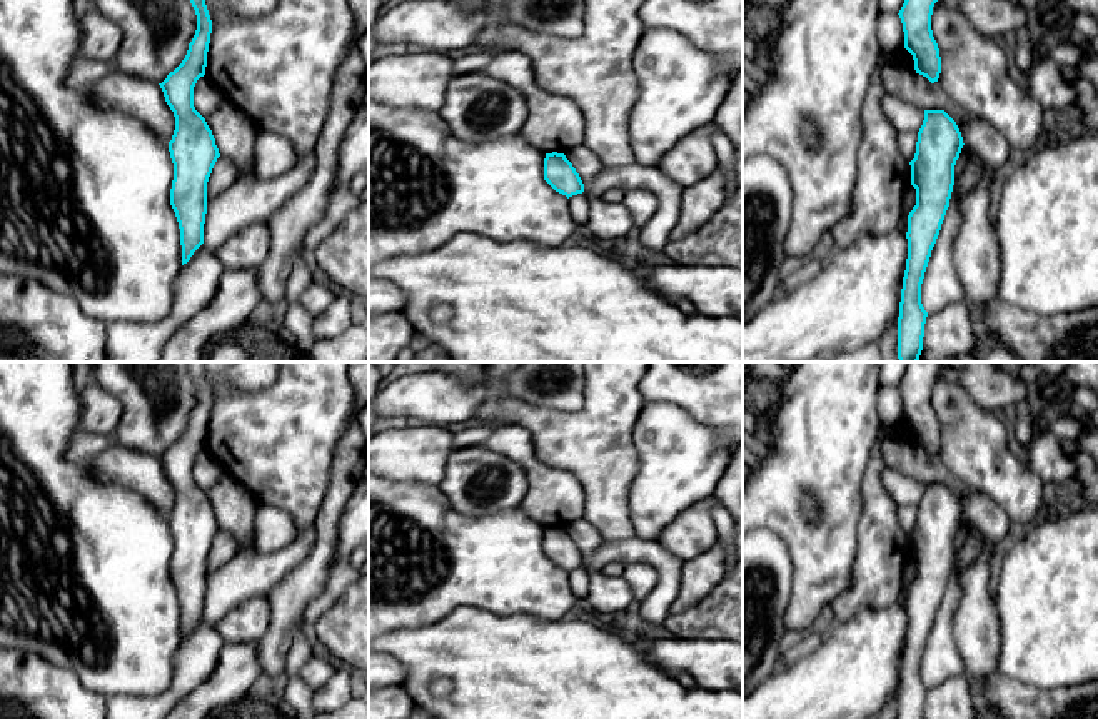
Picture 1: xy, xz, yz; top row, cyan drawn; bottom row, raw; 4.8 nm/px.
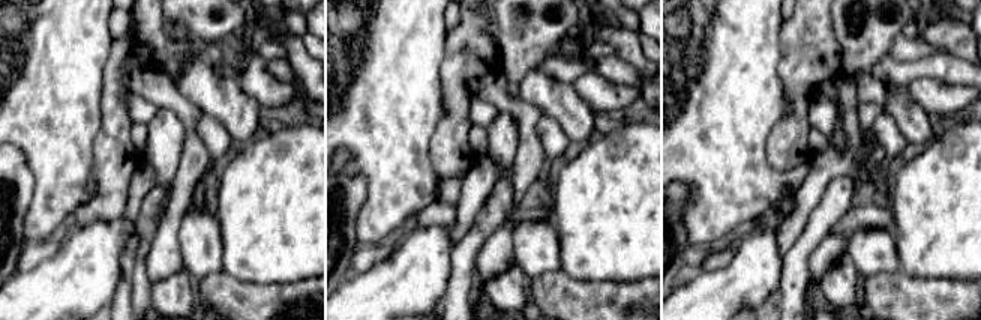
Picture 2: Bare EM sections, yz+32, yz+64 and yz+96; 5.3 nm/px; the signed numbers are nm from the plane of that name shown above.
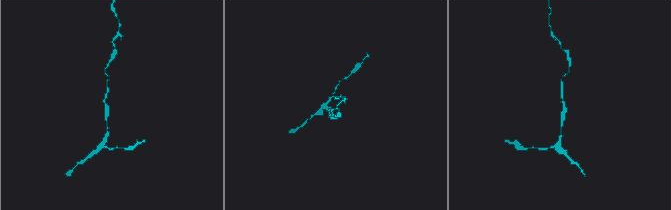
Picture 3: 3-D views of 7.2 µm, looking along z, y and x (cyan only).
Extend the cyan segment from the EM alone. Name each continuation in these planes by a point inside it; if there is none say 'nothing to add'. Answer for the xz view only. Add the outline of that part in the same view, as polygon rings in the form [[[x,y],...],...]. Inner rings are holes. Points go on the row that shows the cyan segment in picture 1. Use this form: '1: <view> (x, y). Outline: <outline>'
nothing to add

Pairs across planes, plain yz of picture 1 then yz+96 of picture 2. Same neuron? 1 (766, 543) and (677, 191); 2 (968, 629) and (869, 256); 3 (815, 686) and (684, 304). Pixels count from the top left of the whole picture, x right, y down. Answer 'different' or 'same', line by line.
1: same
2: same
3: same

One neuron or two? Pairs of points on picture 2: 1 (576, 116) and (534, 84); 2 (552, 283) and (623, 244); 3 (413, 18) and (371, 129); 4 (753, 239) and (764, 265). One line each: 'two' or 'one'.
1: one
2: two
3: one
4: one

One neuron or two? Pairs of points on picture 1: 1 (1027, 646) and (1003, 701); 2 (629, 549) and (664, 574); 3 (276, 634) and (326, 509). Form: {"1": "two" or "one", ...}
{"1": "two", "2": "one", "3": "one"}

